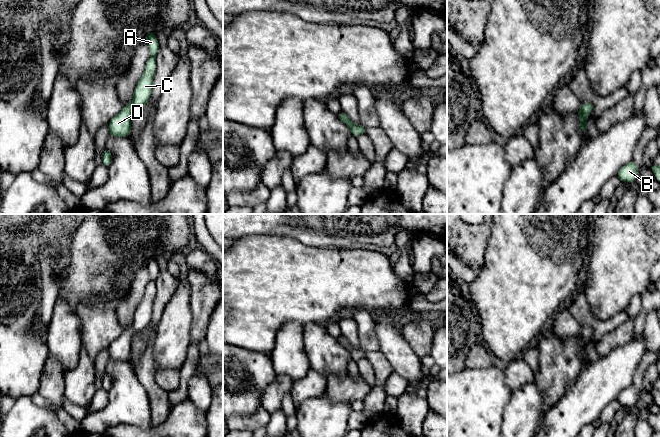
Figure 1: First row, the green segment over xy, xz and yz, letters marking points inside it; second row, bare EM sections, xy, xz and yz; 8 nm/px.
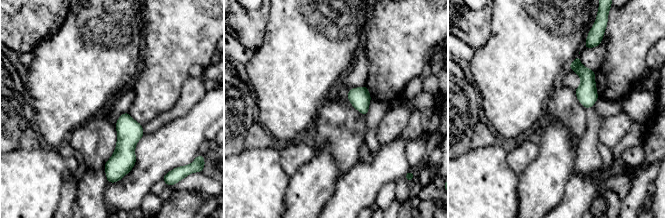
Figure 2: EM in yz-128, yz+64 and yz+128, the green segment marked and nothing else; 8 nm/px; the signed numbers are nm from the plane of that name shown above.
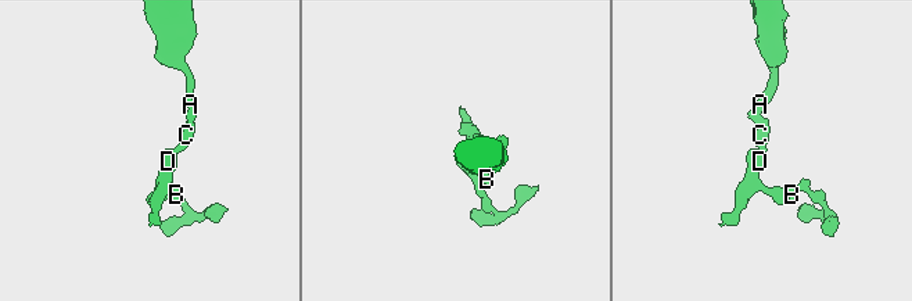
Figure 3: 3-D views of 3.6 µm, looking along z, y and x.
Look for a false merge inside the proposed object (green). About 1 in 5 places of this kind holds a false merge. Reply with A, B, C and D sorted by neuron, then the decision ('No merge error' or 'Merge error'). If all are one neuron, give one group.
Groups: A B C D. No merge error

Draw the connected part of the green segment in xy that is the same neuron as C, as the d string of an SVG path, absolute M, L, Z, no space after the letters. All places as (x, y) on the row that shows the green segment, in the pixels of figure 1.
M152 30L147 31L146 43L151 52L151 56L146 61L143 75L135 86L133 100L128 105L125 105L124 108L109 121L109 135L111 136L128 137L131 133L132 112L144 106L151 97L153 78L157 68L155 58L160 48L158 39Z

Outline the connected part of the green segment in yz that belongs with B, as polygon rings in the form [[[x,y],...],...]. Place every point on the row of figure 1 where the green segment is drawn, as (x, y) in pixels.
[[[633,160],[624,165],[617,173],[617,177],[621,182],[635,182],[637,176],[638,165]]]

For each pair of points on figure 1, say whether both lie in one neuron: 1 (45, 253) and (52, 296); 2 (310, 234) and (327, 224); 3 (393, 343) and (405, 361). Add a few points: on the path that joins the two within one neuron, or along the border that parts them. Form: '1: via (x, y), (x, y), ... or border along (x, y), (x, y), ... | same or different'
1: via (49, 264), (50, 285) | same
2: via (314, 230), (320, 224), (323, 224) | same
3: via (394, 347), (402, 357) | same

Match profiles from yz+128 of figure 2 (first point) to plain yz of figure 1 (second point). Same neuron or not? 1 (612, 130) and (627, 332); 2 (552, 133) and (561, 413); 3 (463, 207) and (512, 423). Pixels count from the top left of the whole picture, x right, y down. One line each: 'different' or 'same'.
1: same
2: different
3: different

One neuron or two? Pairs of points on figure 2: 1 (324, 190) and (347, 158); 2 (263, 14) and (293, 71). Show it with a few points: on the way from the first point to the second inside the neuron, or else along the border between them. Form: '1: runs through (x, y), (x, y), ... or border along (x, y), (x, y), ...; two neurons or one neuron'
1: border along (329, 149), (335, 160), (339, 176); two neurons
2: border along (270, 10), (261, 43); two neurons

